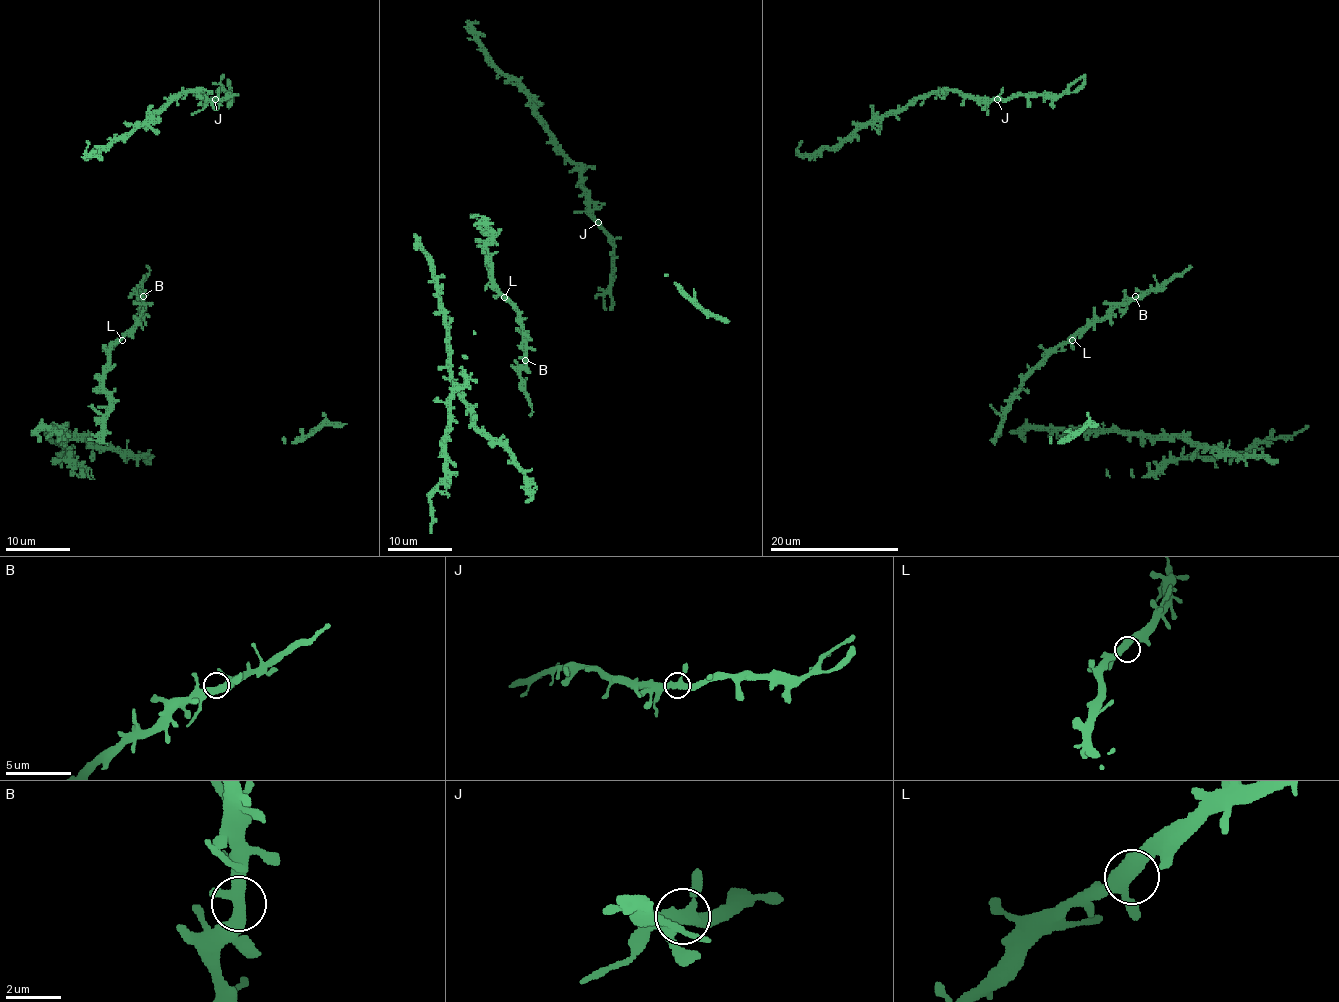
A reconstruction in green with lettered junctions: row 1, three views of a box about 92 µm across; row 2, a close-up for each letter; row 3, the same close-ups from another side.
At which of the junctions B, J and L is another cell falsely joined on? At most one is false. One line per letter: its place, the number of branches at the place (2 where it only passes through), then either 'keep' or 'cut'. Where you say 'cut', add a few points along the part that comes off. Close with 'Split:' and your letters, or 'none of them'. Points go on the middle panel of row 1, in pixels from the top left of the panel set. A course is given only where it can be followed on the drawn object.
B: at (525, 360); 3 branches meet; keep
J: at (598, 222); 3 branches meet; keep
L: at (504, 297); 3 branches meet; keep
Split: none of them

